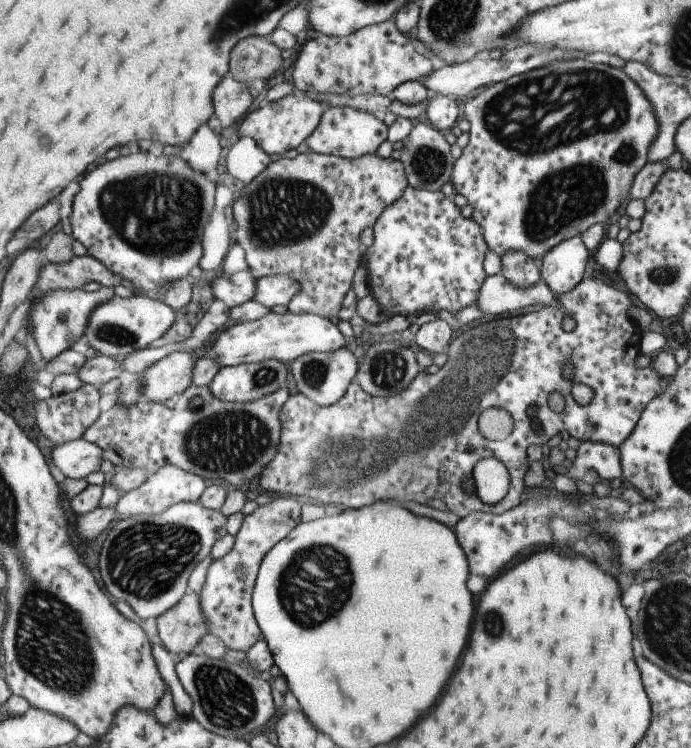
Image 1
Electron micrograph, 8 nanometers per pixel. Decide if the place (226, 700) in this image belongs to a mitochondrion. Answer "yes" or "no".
yes

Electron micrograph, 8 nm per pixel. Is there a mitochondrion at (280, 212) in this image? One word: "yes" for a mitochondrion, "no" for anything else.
yes

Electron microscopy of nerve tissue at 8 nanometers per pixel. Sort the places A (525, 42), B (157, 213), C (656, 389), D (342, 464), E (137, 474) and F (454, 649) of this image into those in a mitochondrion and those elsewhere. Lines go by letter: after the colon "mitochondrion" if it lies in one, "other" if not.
A: other
B: mitochondrion
C: other
D: mitochondrion
E: other
F: other

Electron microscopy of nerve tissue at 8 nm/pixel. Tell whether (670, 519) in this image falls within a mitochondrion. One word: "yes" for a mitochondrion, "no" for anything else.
no

